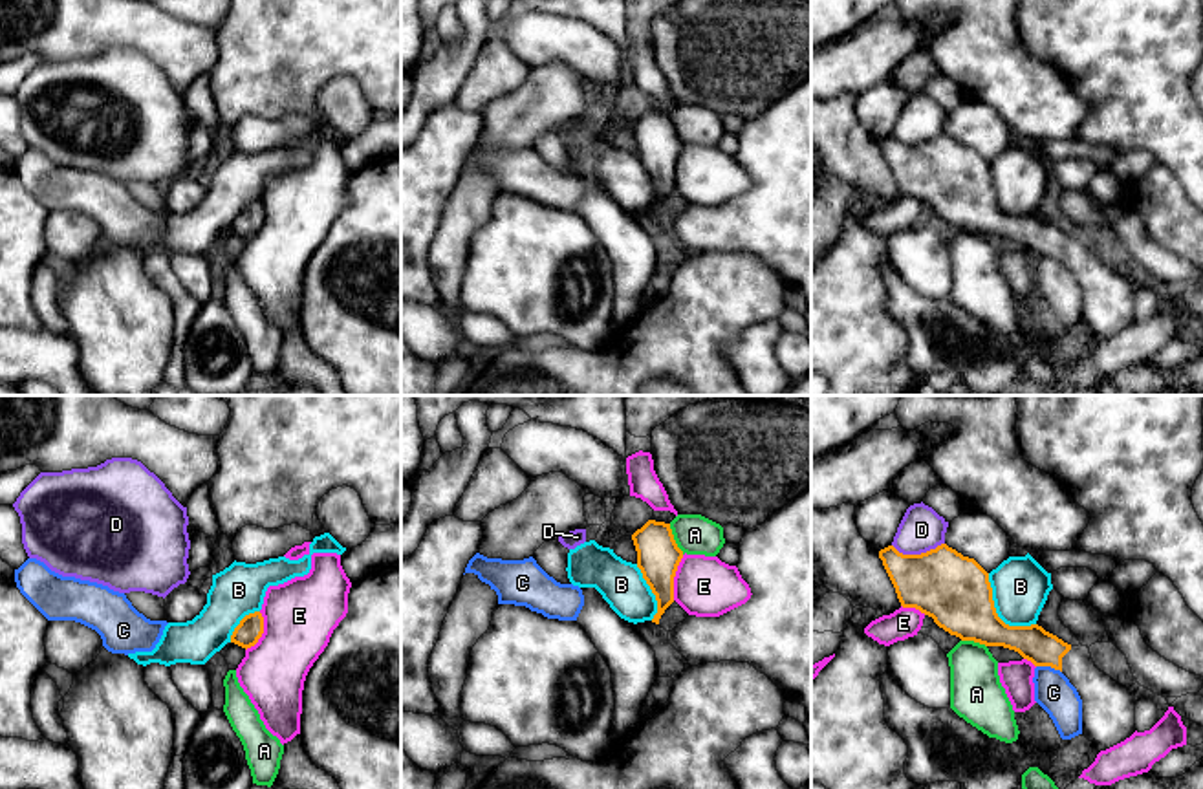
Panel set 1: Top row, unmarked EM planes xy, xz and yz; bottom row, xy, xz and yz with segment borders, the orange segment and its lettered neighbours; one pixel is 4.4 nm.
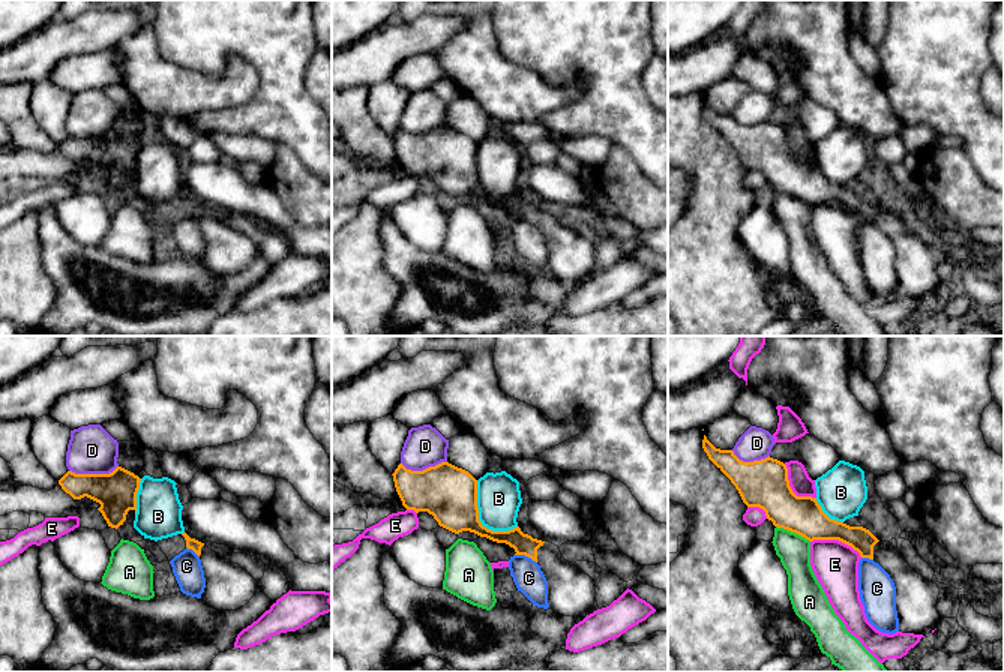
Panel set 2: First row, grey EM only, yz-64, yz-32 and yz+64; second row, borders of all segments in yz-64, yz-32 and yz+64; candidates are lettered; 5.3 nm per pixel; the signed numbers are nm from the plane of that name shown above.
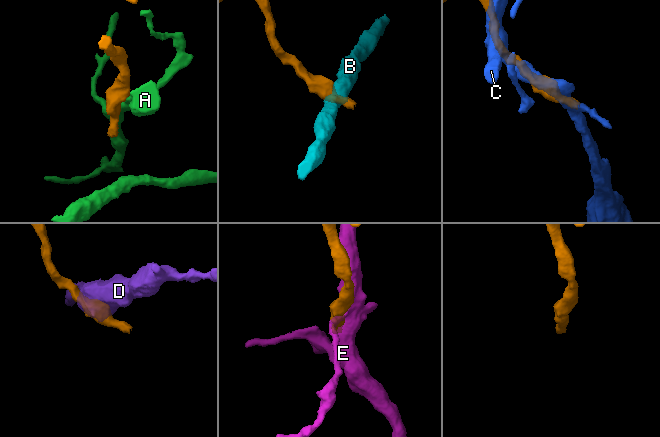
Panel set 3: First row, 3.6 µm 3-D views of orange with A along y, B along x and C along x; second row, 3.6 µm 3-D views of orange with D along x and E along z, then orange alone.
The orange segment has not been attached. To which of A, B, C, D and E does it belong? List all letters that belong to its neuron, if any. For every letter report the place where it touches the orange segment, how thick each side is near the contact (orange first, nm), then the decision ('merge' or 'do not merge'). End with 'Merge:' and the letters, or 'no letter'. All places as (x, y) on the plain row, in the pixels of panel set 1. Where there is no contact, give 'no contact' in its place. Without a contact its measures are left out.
A: contact xz (672, 129); calibres 190 and 180 nm; do not merge
B: contact yz (997, 204); calibres 320 and 260 nm; do not merge
C: contact yz (1050, 255); calibres 160 and 170 nm; do not merge
D: contact yz (918, 145); calibres 320 and 190 nm; do not merge
E: contact xz (674, 165); calibres 190 and 260 nm; do not merge
Merge: no letter

